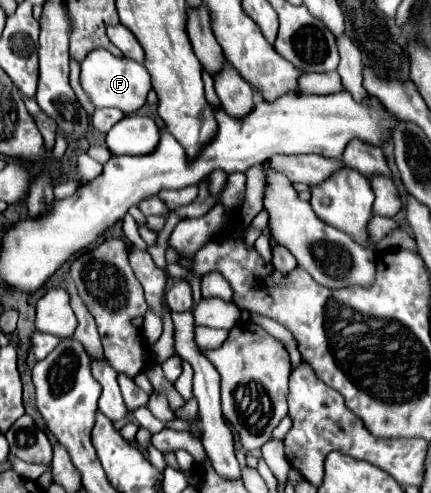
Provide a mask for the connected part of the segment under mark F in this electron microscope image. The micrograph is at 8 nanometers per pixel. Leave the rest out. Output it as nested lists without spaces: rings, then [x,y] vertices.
[[[96,49],[88,53],[88,57],[82,61],[80,85],[94,107],[118,107],[126,115],[138,111],[146,103],[146,95],[152,89],[150,75],[140,63],[126,57],[118,59],[110,51],[104,51],[104,49]]]

